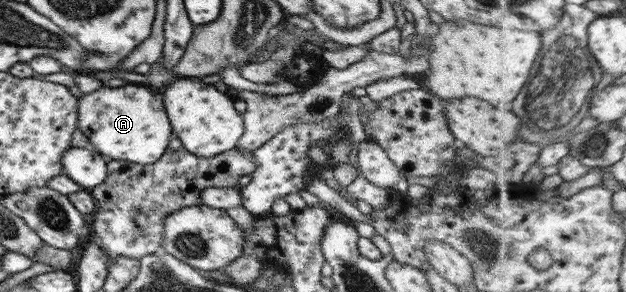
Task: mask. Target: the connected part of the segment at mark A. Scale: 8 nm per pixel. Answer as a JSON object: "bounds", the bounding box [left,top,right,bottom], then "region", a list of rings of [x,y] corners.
{"bounds":[76,83,172,165],"region":[[[102,83],[96,90],[76,98],[77,129],[107,162],[122,161],[148,165],[164,153],[172,135],[169,119],[164,115],[162,100],[156,101],[154,93],[144,85],[106,87]]]}

